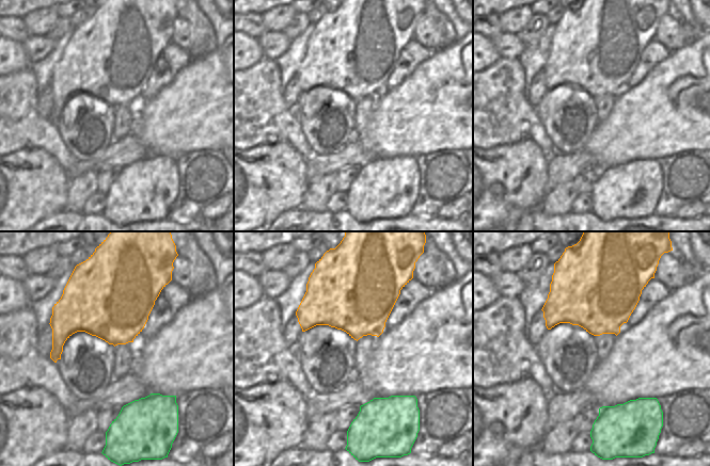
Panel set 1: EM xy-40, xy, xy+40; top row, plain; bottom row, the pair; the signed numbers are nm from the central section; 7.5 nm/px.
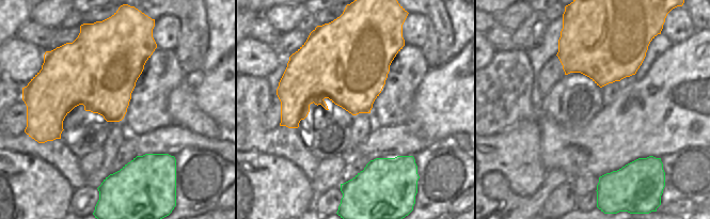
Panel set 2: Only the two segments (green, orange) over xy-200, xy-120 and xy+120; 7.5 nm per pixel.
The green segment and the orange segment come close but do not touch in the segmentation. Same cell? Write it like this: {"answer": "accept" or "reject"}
{"answer": "reject"}

